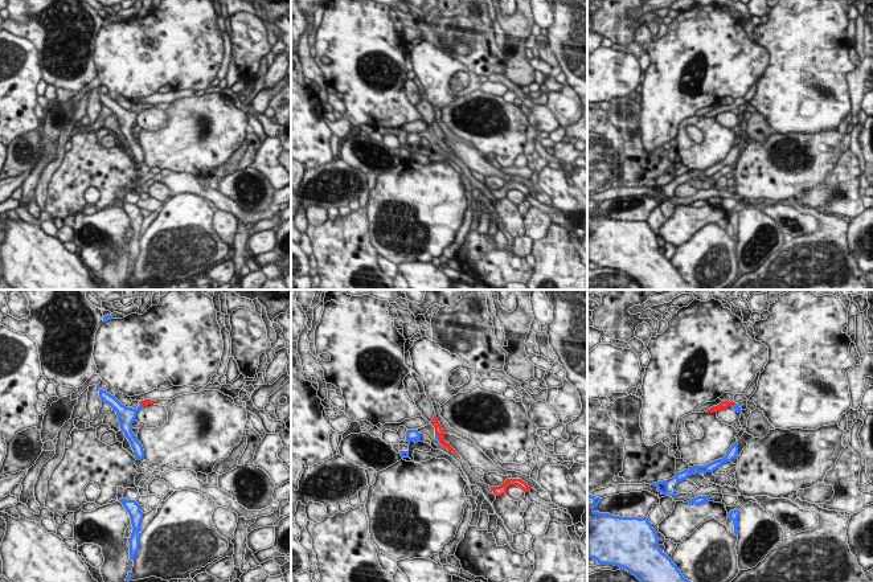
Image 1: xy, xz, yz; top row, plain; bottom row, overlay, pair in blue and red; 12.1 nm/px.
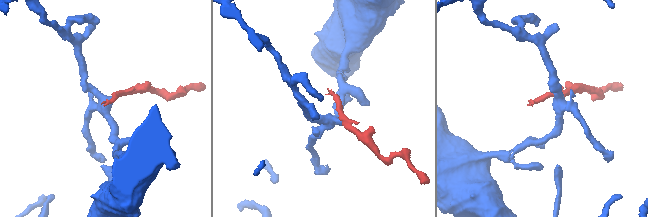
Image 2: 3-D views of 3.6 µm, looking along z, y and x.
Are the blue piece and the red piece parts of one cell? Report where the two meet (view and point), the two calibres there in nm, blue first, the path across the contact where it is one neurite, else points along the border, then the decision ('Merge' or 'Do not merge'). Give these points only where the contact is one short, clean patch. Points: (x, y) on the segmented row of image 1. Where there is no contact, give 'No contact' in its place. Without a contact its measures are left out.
Touches blue at xz (438, 438). Thickness 50 nm (blue) against 120 nm. Path across: xz (437, 437), (438, 438), (439, 431). Merge.

